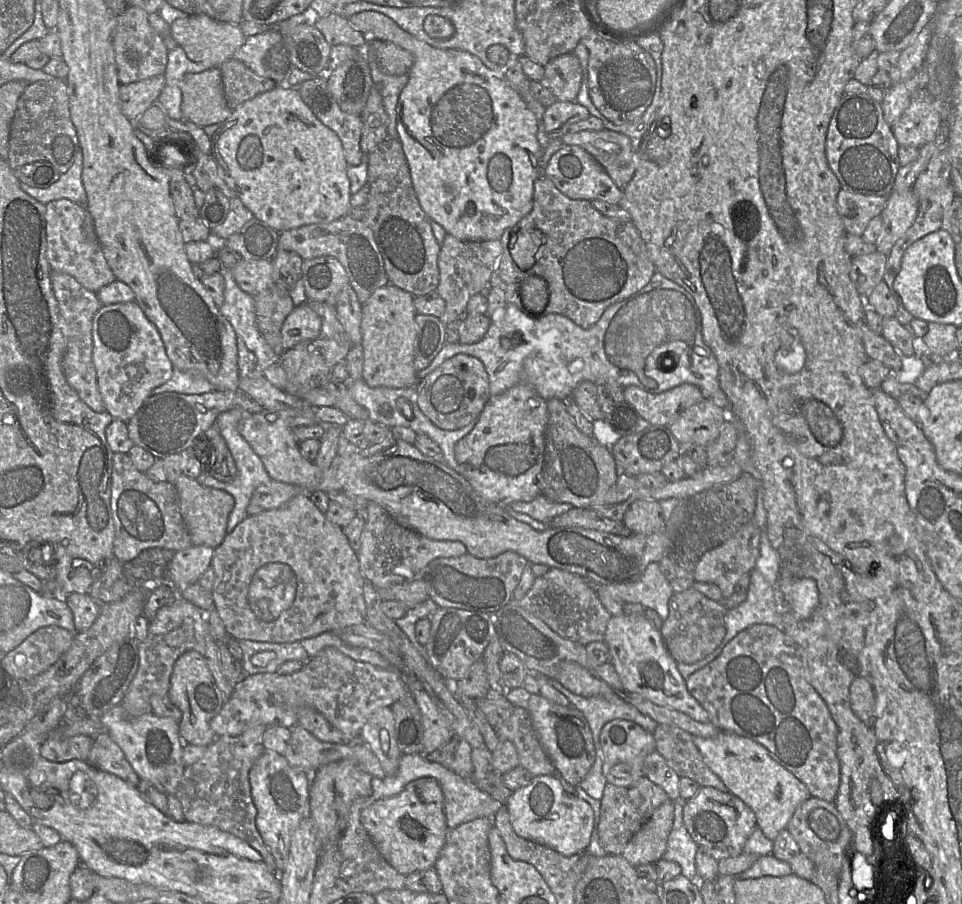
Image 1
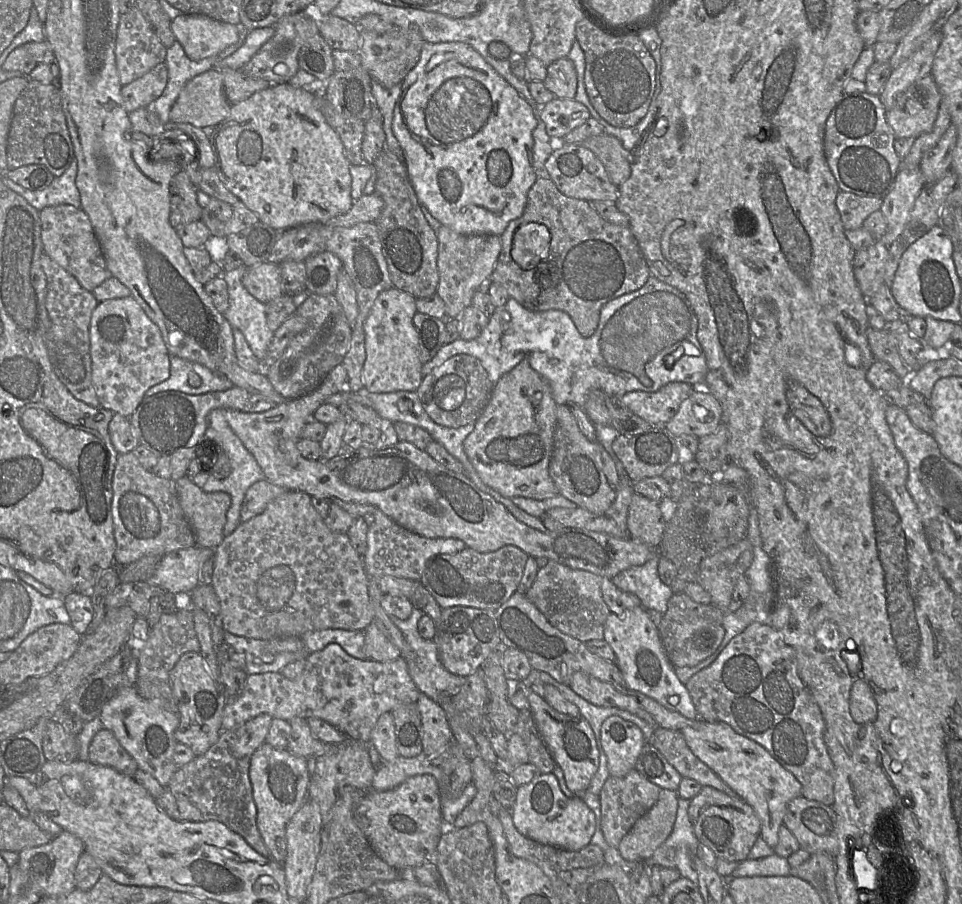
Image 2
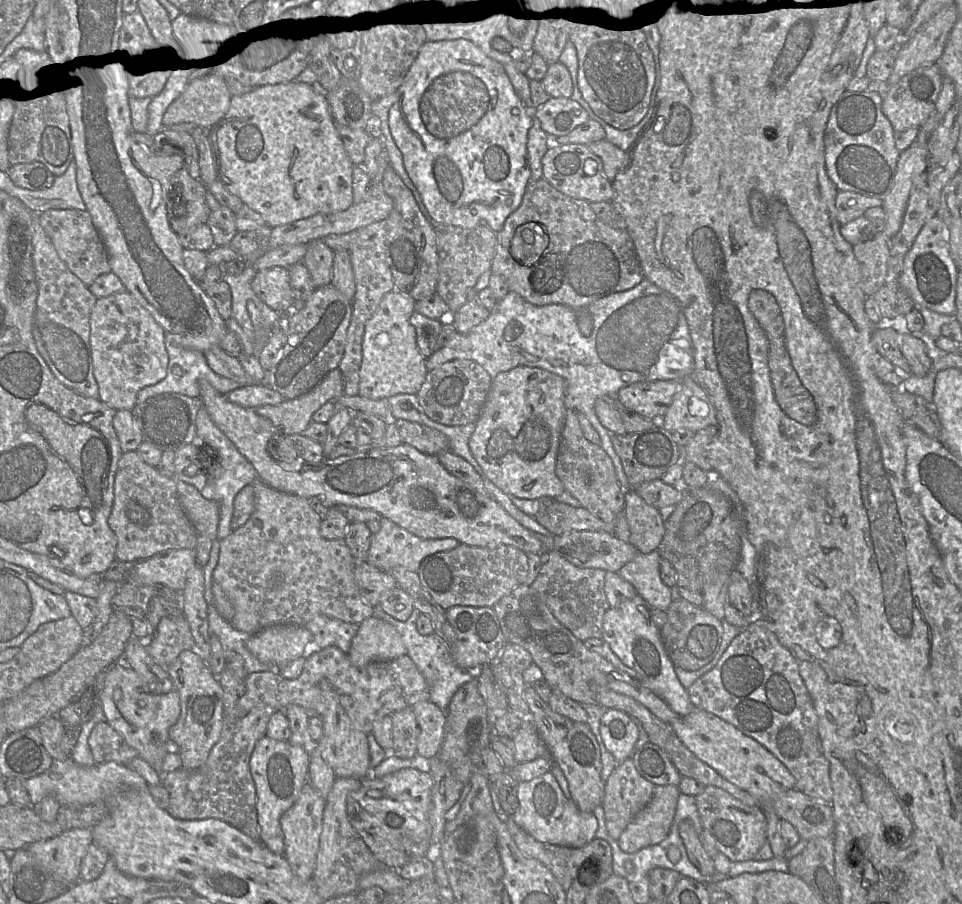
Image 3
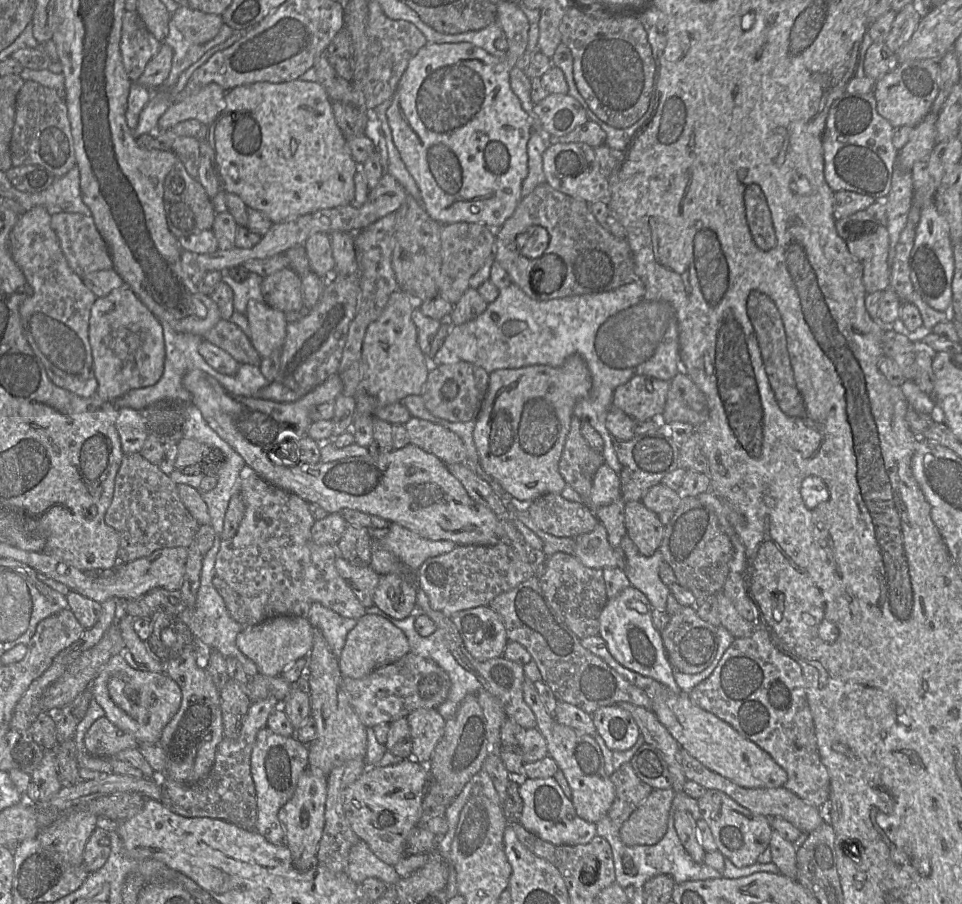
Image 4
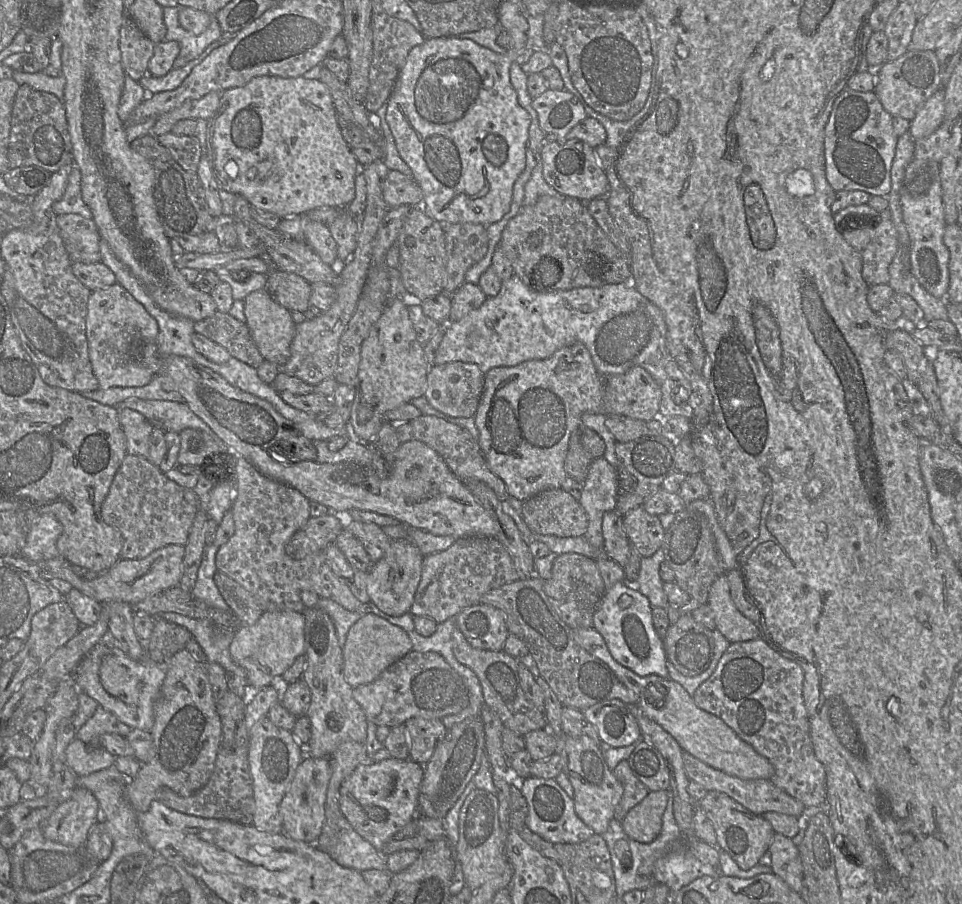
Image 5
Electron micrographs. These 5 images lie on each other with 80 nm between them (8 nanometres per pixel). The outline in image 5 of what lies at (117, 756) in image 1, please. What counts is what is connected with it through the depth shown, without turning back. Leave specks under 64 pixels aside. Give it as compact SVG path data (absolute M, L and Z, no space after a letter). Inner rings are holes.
M99 705L87 722L77 730L76 737L87 745L95 745L103 734L118 734L125 738L130 730L129 726Z

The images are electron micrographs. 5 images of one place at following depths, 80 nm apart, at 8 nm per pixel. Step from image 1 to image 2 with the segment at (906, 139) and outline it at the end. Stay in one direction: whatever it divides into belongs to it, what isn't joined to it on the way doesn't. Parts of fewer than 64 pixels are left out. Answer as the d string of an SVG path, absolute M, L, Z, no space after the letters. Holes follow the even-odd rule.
M931 74L917 79L895 99L891 109L886 110L886 120L895 137L918 137L932 130L937 118L941 95Z

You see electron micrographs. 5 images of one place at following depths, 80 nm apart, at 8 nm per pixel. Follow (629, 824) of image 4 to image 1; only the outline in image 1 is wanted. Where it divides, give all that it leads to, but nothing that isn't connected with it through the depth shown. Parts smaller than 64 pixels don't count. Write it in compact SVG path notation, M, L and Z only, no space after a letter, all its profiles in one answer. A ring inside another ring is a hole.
M668 798L631 838L622 856L633 866L663 859L674 823L674 801Z

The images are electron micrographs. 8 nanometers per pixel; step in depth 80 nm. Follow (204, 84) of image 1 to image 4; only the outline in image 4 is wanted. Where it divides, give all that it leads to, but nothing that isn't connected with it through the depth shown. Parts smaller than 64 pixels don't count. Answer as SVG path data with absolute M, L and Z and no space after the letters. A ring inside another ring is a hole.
M210 83L197 93L175 101L158 121L158 131L171 130L180 122L196 119L210 126L225 108L225 94L220 85Z

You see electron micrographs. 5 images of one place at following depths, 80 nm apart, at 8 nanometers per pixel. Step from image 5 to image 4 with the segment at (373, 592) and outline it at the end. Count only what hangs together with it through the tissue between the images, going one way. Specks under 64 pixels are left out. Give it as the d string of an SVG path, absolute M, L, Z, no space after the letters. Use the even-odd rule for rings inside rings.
M390 573L380 575L373 594L374 604L391 617L402 620L415 609L417 587L413 581Z

